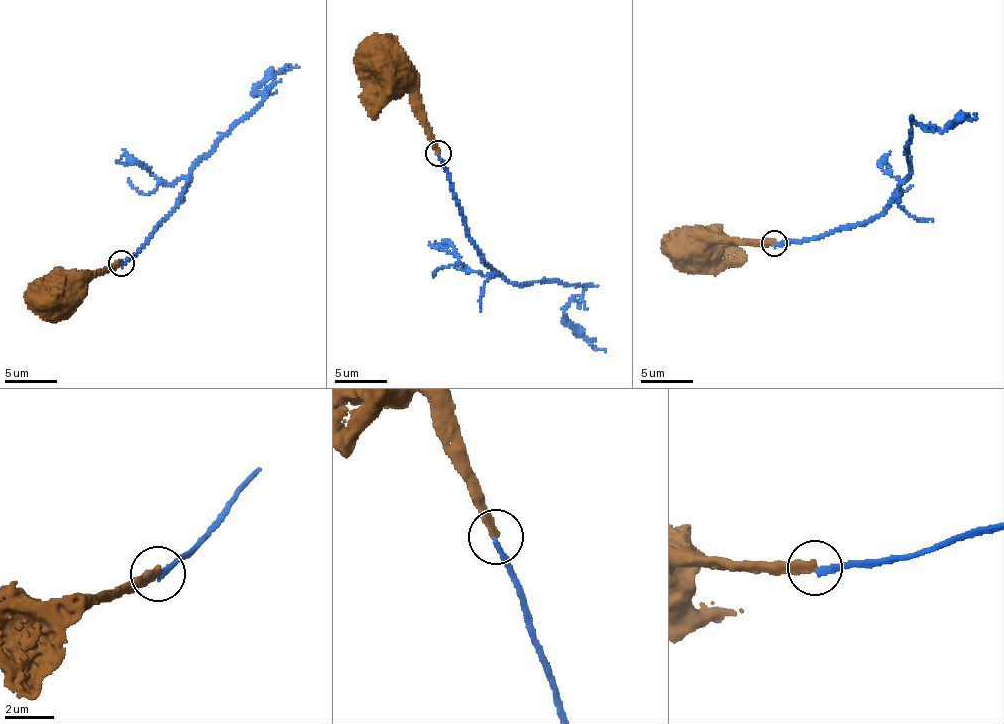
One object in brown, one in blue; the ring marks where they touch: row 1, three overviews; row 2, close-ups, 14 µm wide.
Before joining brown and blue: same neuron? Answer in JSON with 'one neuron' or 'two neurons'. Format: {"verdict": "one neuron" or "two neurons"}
{"verdict": "two neurons"}

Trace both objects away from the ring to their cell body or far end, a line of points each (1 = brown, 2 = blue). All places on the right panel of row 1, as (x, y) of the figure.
1: (774, 243), (731, 241), (702, 232), (694, 247)
2: (774, 243), (818, 239), (876, 216), (908, 177), (904, 146), (911, 125), (945, 130), (977, 118)

